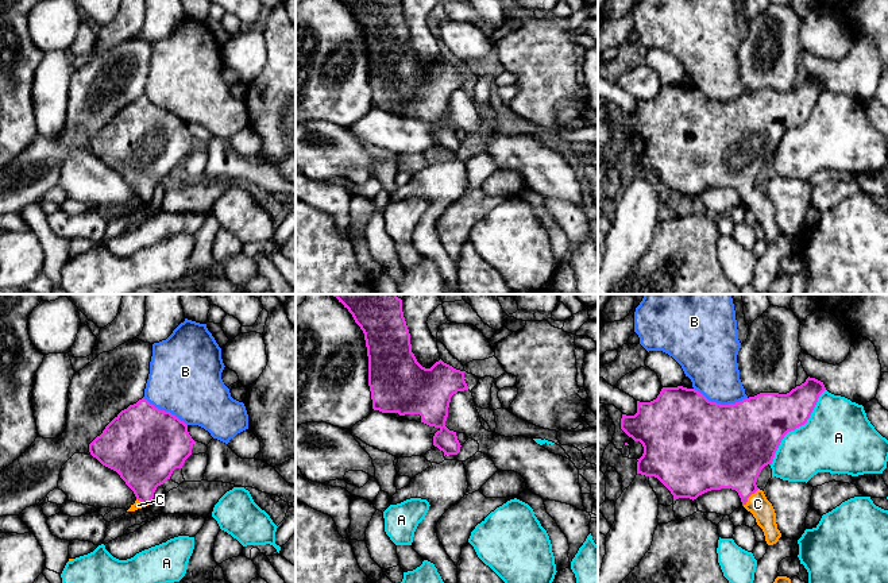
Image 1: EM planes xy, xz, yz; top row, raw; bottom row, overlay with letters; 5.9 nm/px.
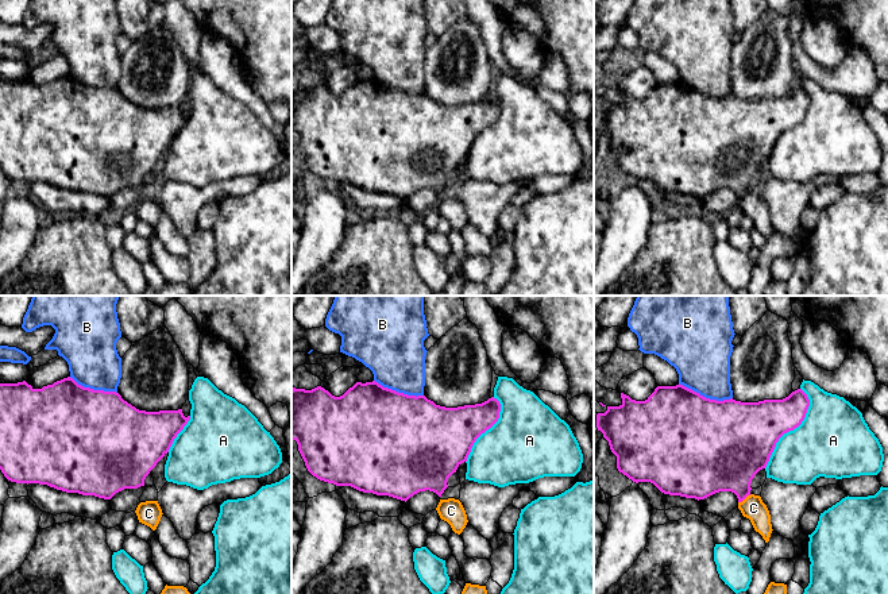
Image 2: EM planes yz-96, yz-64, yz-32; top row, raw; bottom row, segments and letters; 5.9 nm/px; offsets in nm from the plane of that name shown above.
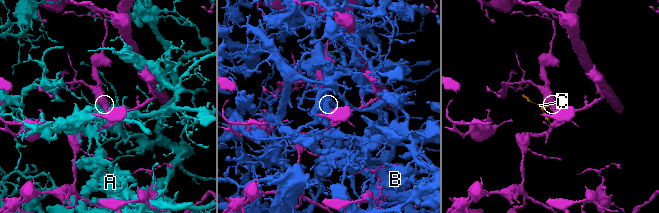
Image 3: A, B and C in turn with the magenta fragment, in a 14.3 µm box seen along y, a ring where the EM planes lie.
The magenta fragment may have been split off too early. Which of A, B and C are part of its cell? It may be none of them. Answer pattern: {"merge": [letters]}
{"merge": ["C"]}

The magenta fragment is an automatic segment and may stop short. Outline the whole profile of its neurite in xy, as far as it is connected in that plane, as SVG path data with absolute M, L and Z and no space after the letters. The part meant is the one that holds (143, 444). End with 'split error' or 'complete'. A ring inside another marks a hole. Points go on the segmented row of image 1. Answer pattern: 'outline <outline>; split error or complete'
outline M142 398L121 410L89 444L89 452L103 466L116 471L134 491L136 501L127 511L148 506L158 486L170 479L175 468L182 468L192 455L194 440L188 425L170 412L161 410Z; split error

